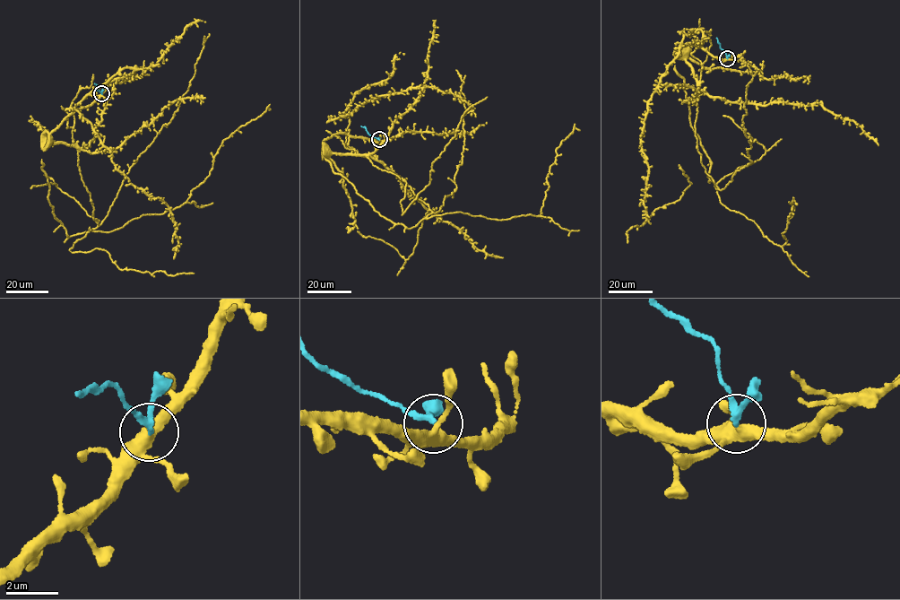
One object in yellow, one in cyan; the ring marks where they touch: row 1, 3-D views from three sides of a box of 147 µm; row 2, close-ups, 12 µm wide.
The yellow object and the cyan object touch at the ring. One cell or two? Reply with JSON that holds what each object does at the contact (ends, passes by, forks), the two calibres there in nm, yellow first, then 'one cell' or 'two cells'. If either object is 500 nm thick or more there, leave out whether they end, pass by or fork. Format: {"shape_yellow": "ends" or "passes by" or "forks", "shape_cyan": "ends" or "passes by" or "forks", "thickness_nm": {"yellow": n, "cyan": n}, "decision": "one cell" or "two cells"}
{"shape_yellow": "forks", "shape_cyan": "passes by", "thickness_nm": {"yellow": 360, "cyan": 180}, "decision": "two cells"}

